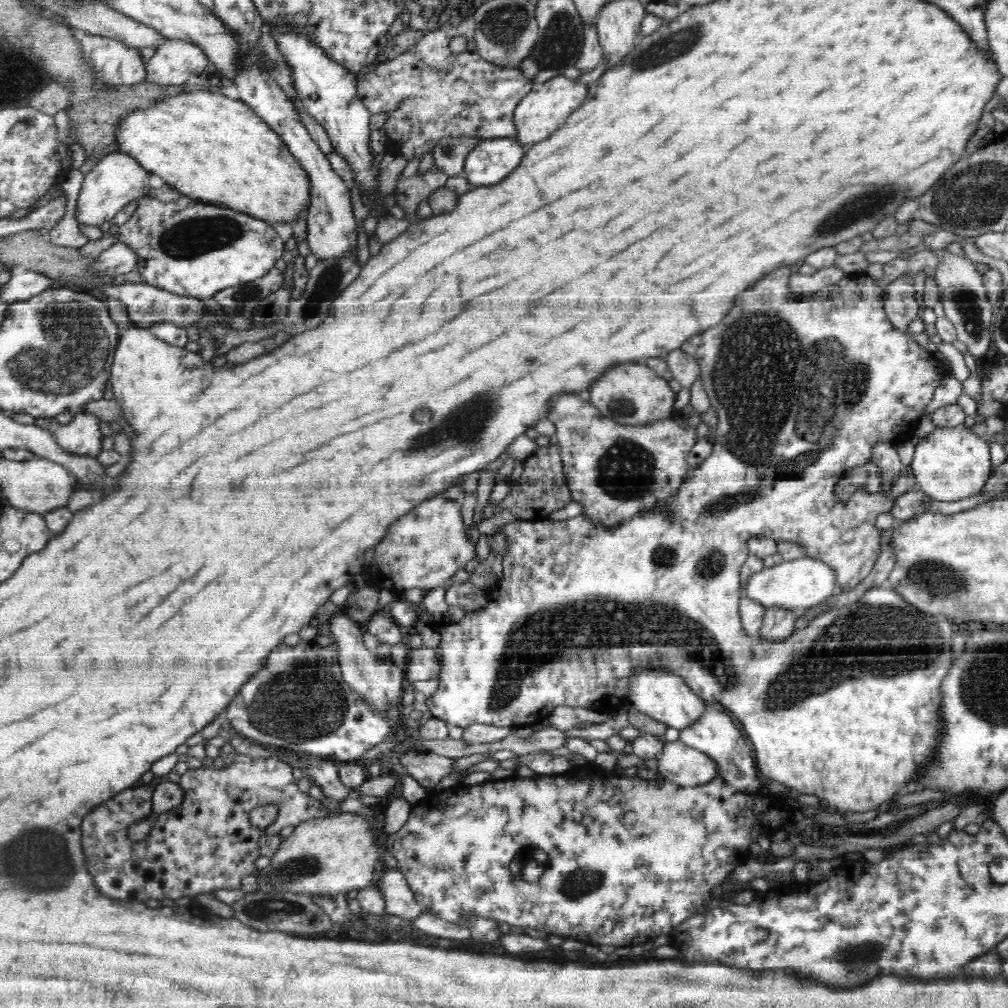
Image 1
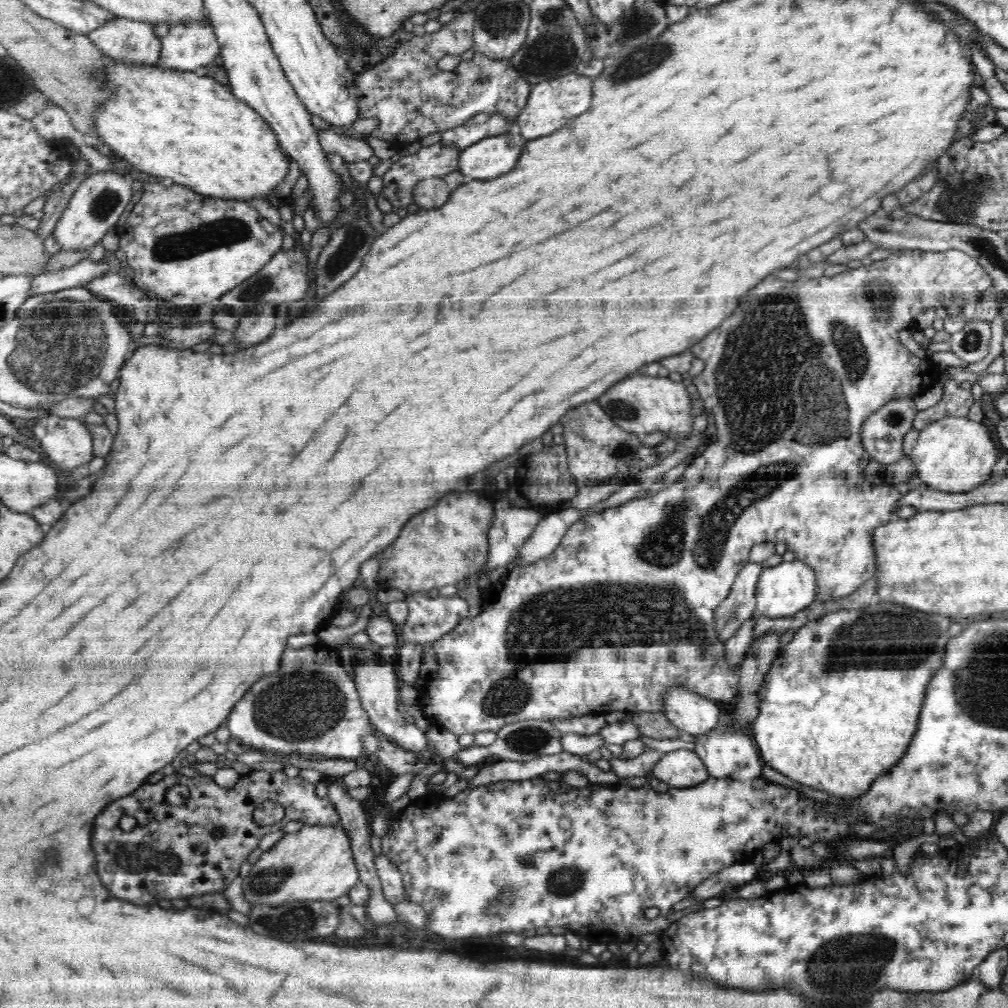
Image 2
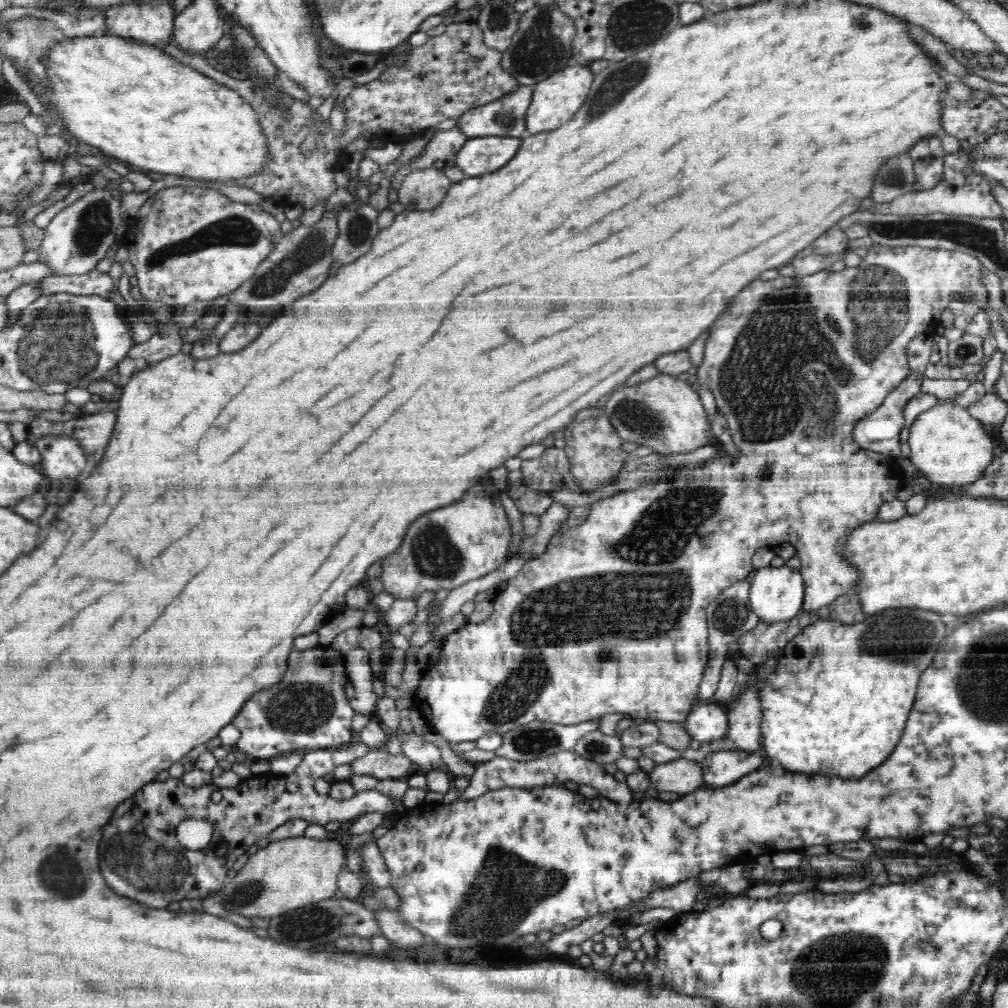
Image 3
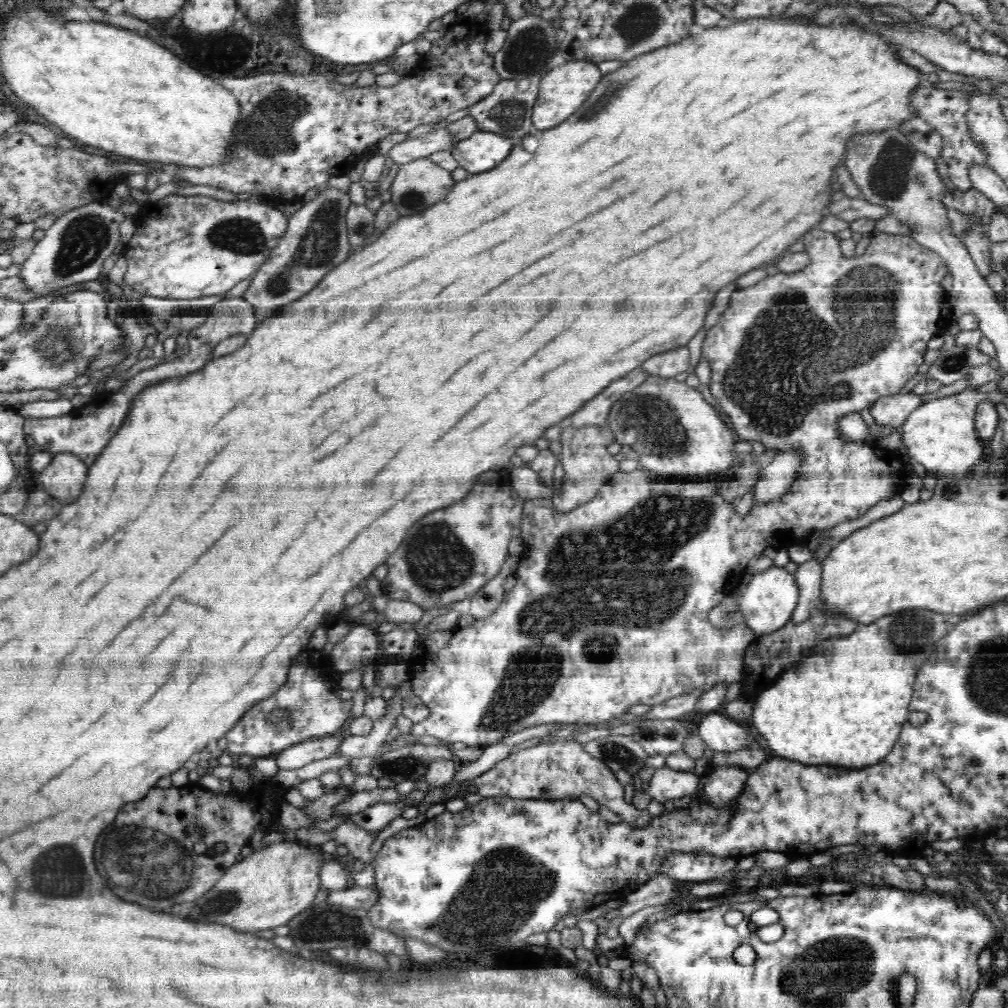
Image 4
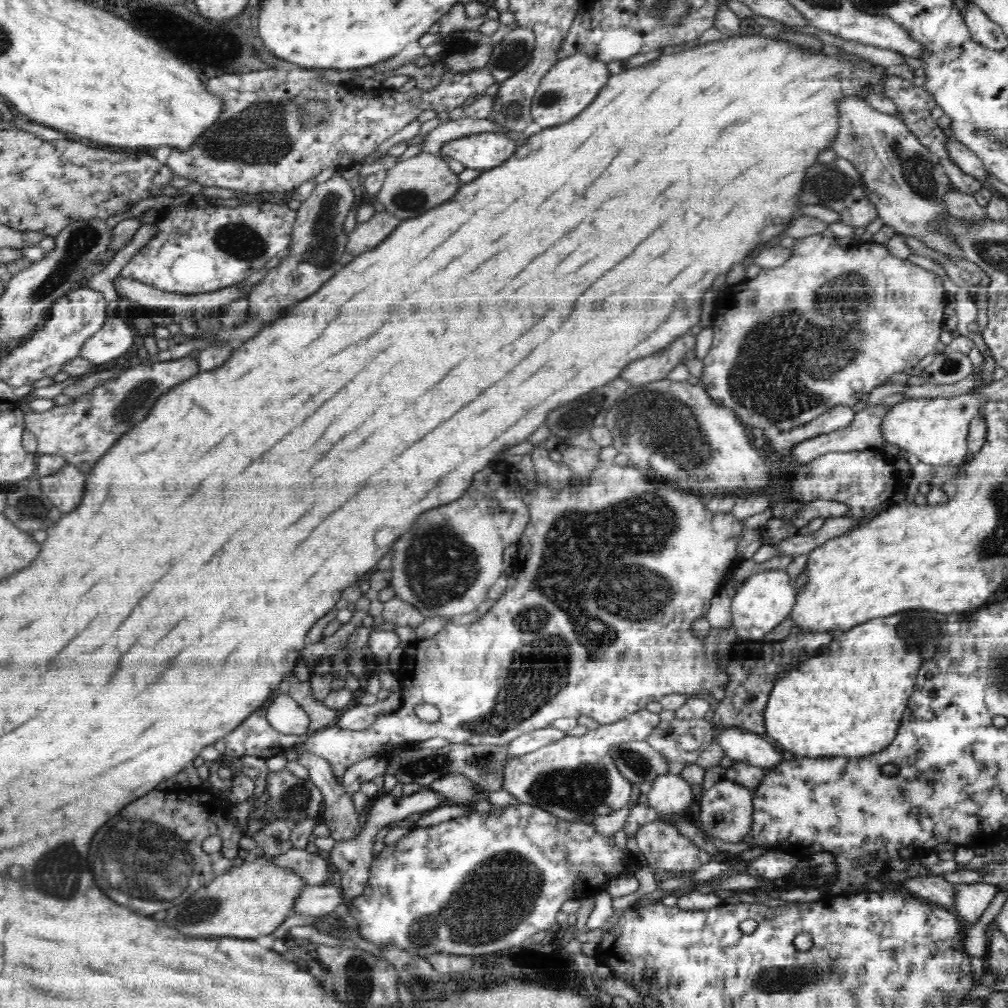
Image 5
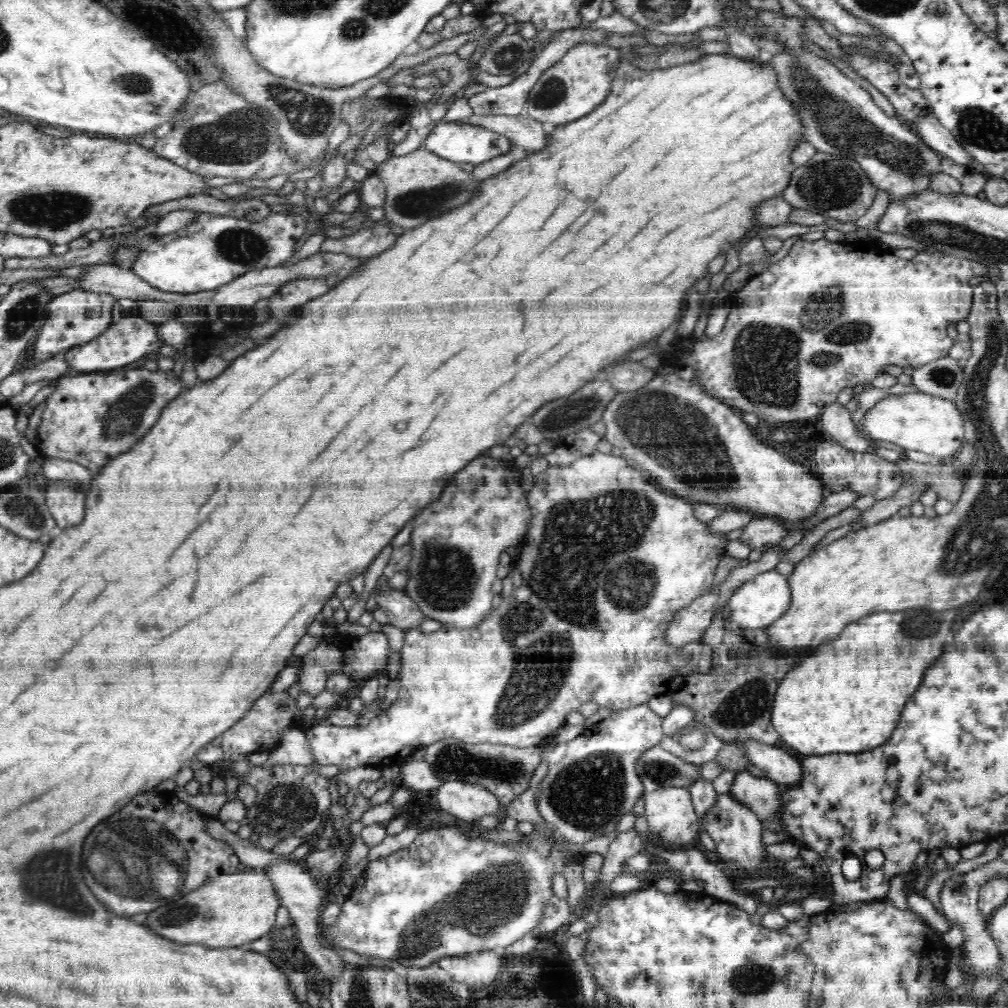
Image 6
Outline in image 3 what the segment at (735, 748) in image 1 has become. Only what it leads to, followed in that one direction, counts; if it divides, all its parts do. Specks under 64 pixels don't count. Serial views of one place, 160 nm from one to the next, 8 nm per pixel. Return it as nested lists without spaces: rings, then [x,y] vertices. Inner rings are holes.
[[[732,749],[711,752],[699,762],[699,765],[702,767],[703,784],[720,788],[734,784],[739,778],[754,772],[760,768],[762,762],[764,762],[764,758],[759,753]]]

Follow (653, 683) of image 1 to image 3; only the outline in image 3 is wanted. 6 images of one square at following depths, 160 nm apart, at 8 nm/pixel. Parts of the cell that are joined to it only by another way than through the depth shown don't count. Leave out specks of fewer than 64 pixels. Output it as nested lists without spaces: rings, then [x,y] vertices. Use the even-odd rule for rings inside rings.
[[[696,702],[687,715],[684,727],[692,739],[710,743],[727,735],[728,715],[715,702]]]

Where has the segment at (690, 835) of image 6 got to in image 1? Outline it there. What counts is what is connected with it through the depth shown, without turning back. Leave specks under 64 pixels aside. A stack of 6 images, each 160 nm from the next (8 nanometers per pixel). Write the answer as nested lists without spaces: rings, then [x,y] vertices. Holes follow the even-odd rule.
[[[680,740],[663,746],[657,768],[659,779],[673,787],[706,784],[719,776],[714,759]]]

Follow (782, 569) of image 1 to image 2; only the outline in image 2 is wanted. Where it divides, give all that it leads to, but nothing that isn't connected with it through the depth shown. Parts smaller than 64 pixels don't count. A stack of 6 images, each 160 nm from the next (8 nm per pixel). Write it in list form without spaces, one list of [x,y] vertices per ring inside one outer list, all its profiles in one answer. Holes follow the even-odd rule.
[[[782,561],[773,567],[764,567],[755,590],[756,615],[780,619],[795,615],[816,600],[817,579],[813,569],[802,561]]]

